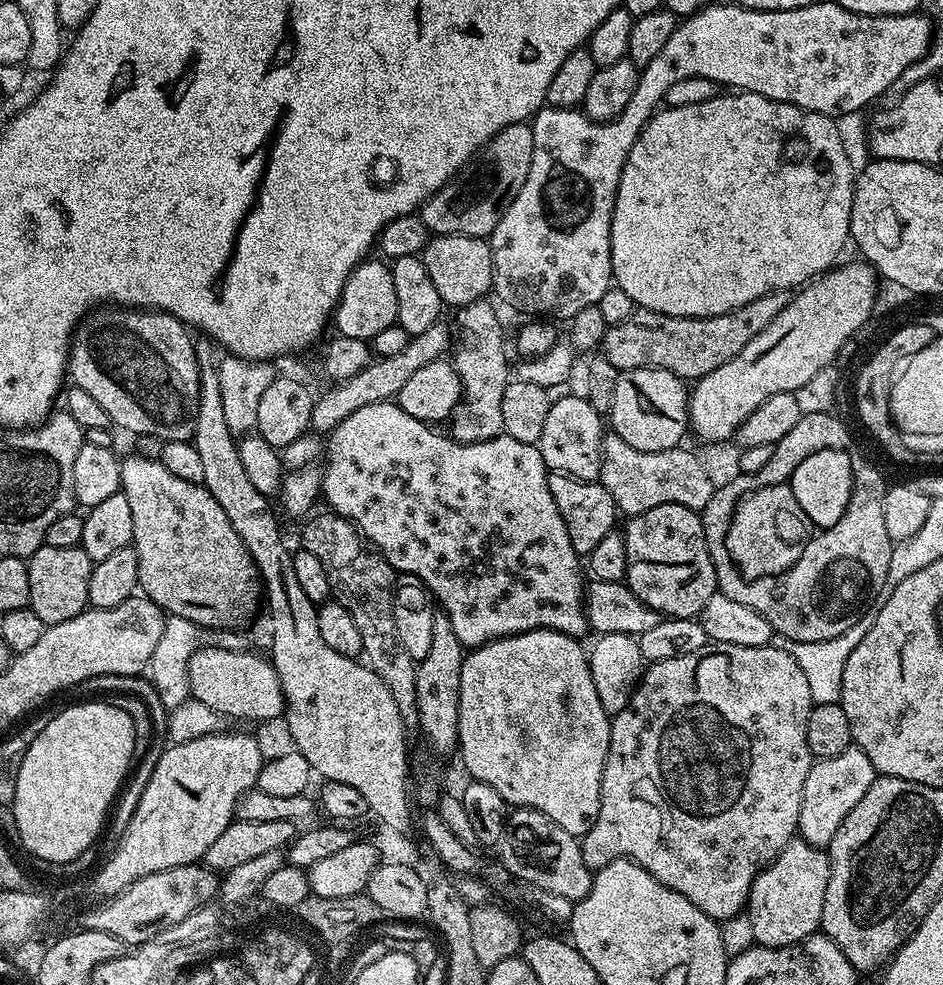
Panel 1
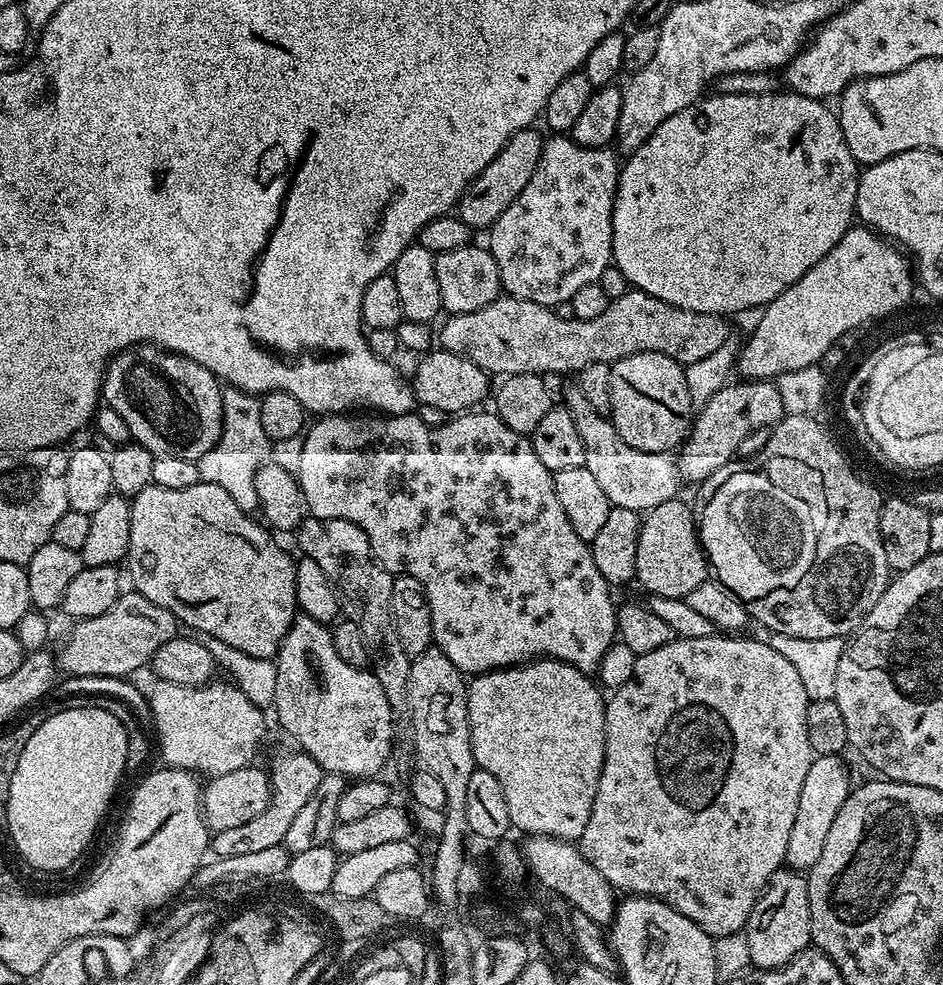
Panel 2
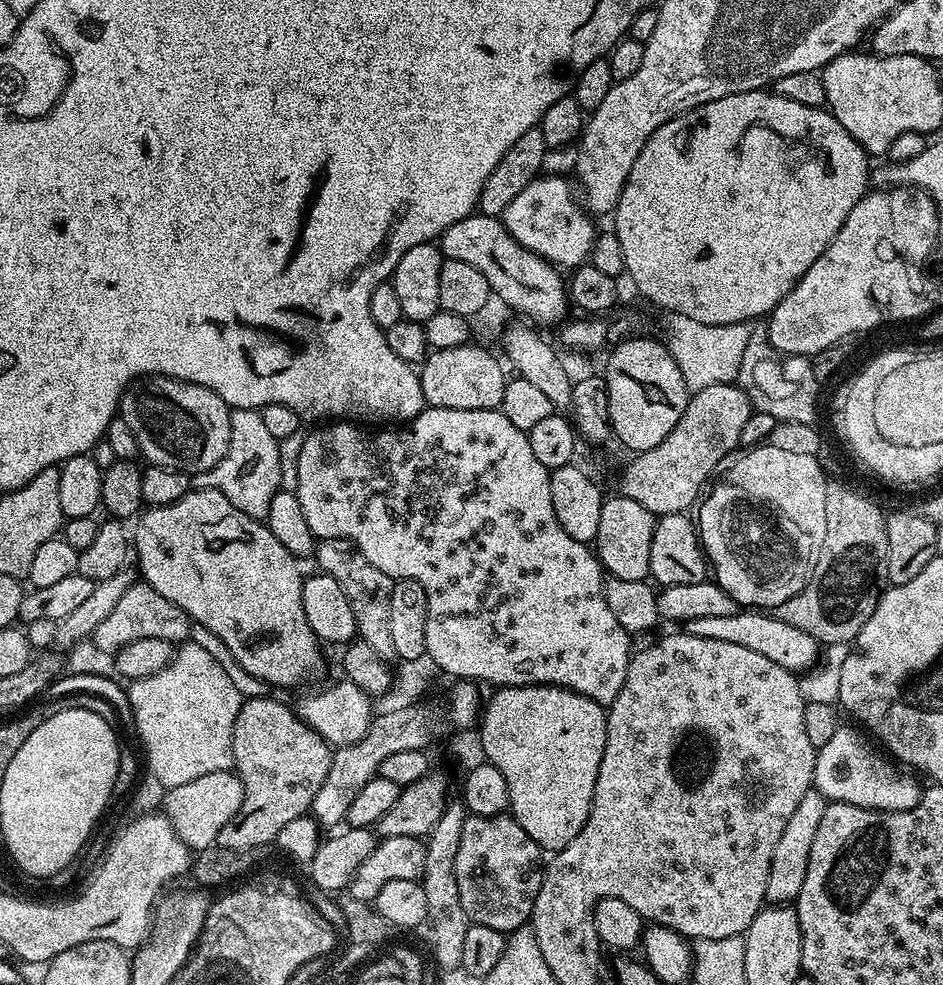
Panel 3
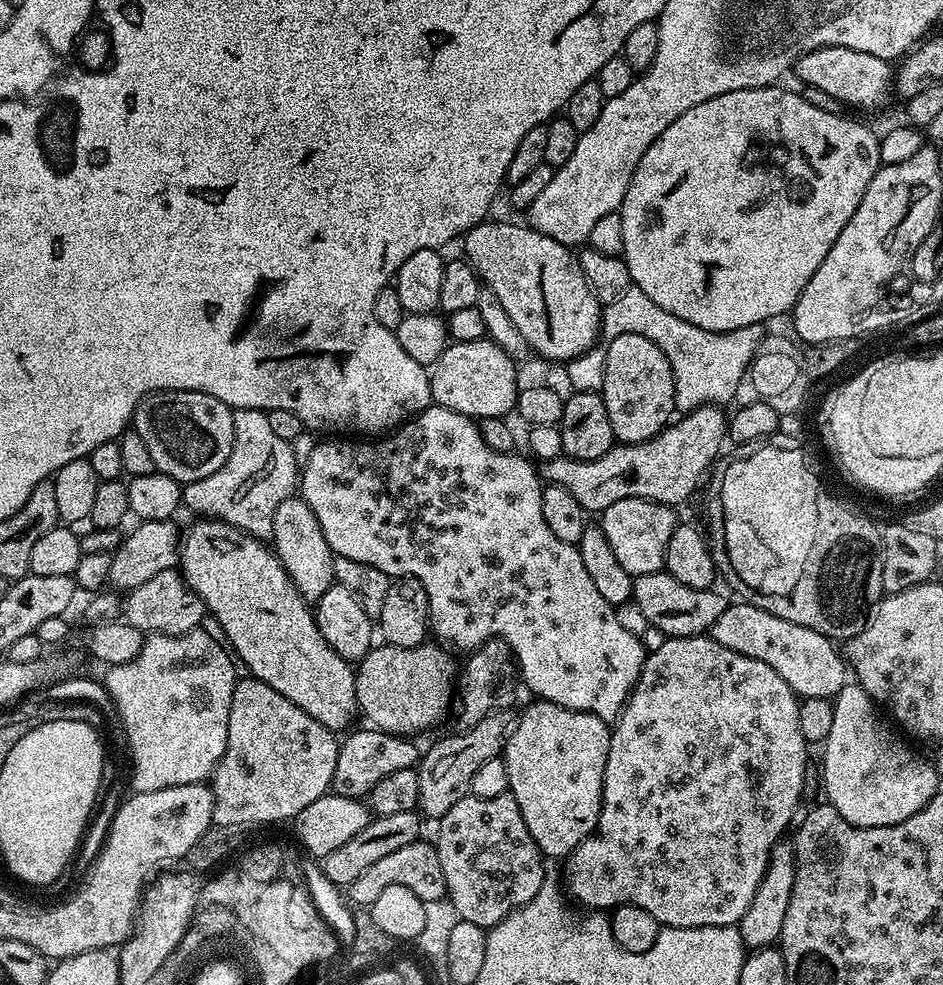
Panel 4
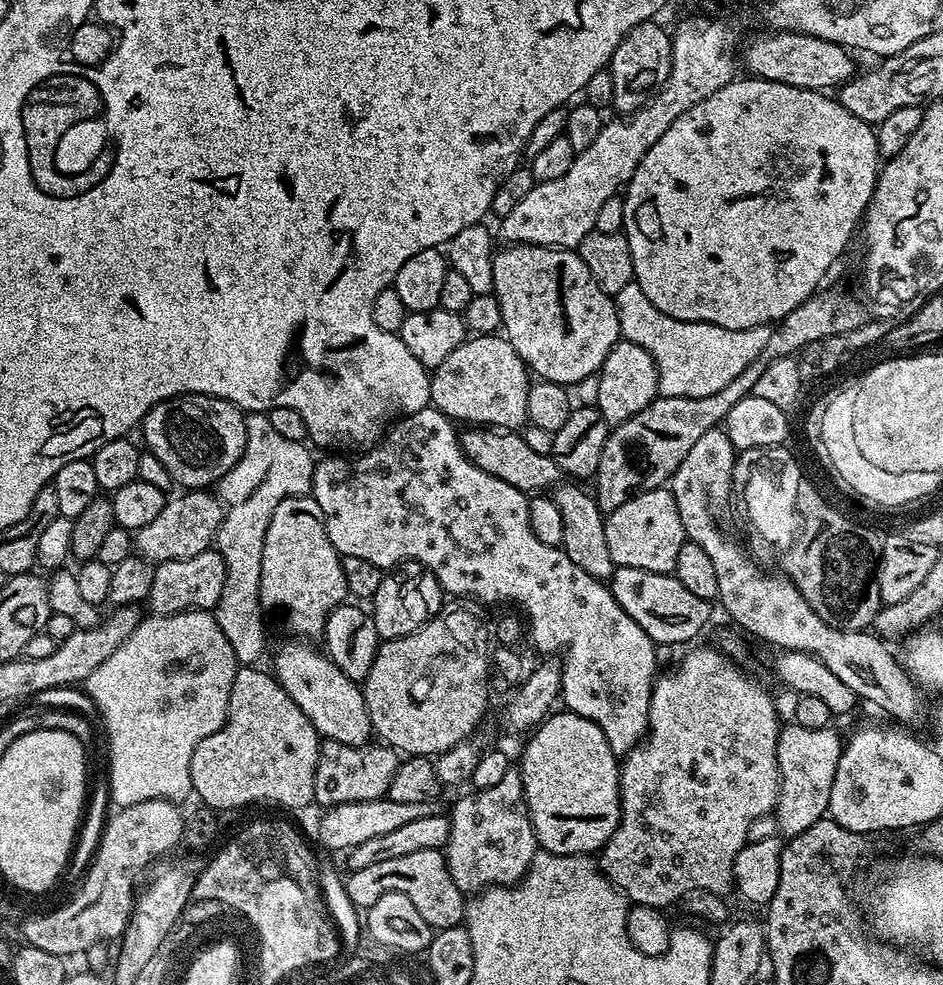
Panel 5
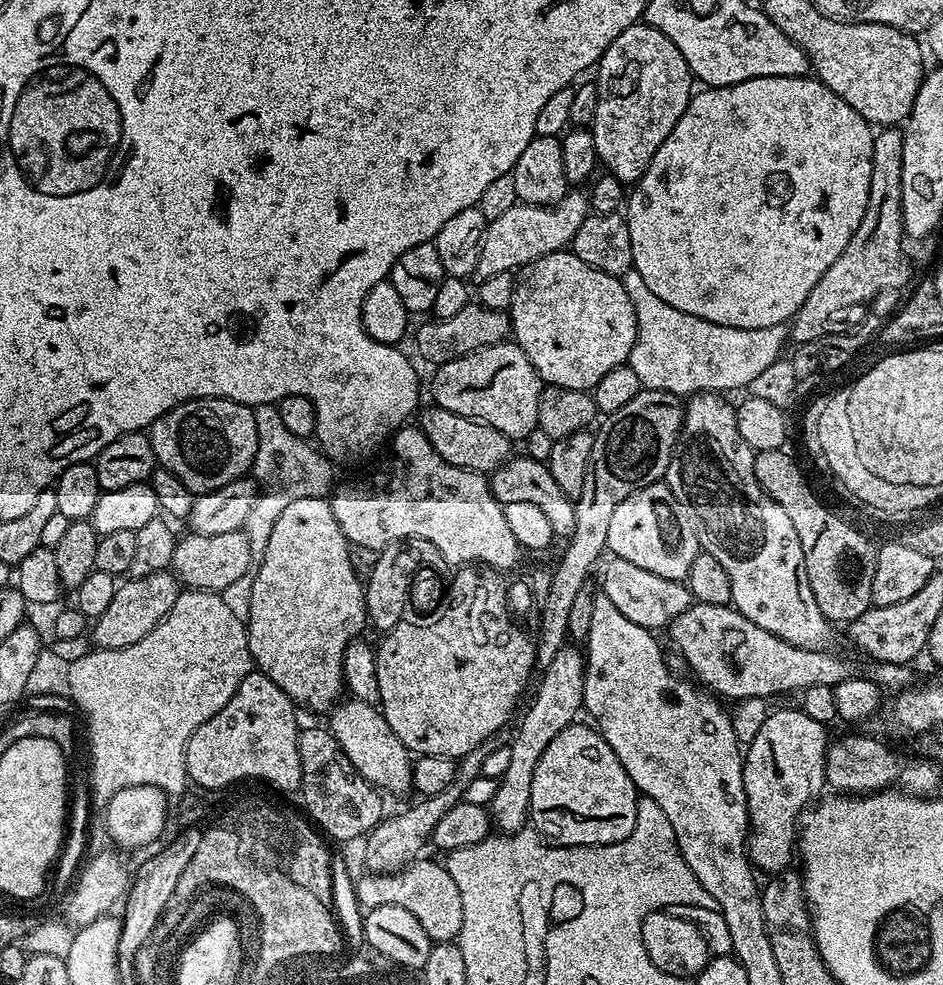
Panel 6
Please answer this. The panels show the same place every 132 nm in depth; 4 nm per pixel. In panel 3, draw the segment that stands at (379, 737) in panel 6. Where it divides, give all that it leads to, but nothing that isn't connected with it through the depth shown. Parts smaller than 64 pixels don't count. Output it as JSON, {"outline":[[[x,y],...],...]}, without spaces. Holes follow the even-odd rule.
{"outline":[[[198,488],[189,490],[182,498],[178,498],[178,502],[170,502],[166,506],[158,506],[157,508],[145,507],[139,513],[135,524],[134,560],[140,563],[138,572],[140,576],[141,574],[144,575],[141,576],[143,583],[154,586],[154,590],[158,590],[158,594],[162,594],[162,598],[170,598],[170,602],[174,602],[174,606],[178,606],[188,616],[189,621],[206,626],[206,629],[217,635],[226,644],[229,657],[239,667],[246,670],[246,673],[253,675],[261,683],[272,688],[273,686],[292,688],[315,672],[316,667],[320,664],[322,644],[316,639],[314,630],[310,630],[310,622],[306,622],[306,610],[302,610],[302,586],[304,585],[305,573],[300,572],[301,561],[293,556],[290,550],[286,550],[286,546],[282,546],[282,542],[278,542],[278,538],[274,538],[274,534],[268,529],[267,523],[242,514],[242,510],[238,510],[238,506],[234,506],[234,502],[230,502],[230,498],[226,498],[226,494],[222,494],[213,488]]]}

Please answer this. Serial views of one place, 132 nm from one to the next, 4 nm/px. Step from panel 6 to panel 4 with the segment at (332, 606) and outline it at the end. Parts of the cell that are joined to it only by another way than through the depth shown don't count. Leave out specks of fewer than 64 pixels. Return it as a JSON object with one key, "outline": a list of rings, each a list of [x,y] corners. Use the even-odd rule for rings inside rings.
{"outline":[[[299,495],[289,496],[278,506],[278,510],[274,510],[270,544],[304,600],[318,601],[326,590],[330,590],[336,579],[332,565],[334,554],[326,542],[326,534],[322,534],[322,526],[318,526],[318,518],[314,518],[314,510],[310,510]]]}

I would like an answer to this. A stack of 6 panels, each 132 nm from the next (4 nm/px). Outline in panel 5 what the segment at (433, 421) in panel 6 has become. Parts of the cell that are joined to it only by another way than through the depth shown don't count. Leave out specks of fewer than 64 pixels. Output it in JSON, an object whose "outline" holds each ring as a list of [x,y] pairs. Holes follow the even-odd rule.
{"outline":[[[468,426],[465,429],[465,432],[463,429],[459,433],[460,449],[470,462],[474,462],[474,466],[486,470],[486,474],[494,474],[494,478],[510,482],[525,494],[538,494],[561,483],[562,473],[558,465],[552,461],[552,457],[530,450],[523,435],[512,430],[493,430],[488,426]]]}

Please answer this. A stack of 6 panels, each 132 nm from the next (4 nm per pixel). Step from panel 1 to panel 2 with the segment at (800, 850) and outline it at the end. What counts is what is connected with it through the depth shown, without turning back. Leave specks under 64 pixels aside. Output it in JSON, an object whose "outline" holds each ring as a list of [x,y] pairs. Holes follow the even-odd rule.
{"outline":[[[781,870],[772,878],[750,914],[743,936],[750,946],[752,968],[780,968],[803,948],[812,944],[810,934],[810,894],[807,879],[799,872]]]}

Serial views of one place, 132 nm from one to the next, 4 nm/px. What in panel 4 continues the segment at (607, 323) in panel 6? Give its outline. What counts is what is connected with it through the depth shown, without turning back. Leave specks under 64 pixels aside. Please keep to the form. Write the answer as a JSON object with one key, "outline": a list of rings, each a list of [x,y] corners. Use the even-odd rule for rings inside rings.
{"outline":[[[485,219],[464,233],[463,255],[480,273],[480,279],[487,288],[498,294],[498,302],[502,302],[506,314],[510,314],[514,326],[518,326],[518,332],[526,338],[528,347],[533,353],[537,352],[548,360],[575,361],[577,356],[584,355],[597,343],[596,336],[601,335],[602,315],[602,305],[582,274],[577,253],[569,245],[541,232],[535,232],[531,226],[525,226],[523,223],[507,224],[504,220],[492,219]]]}

